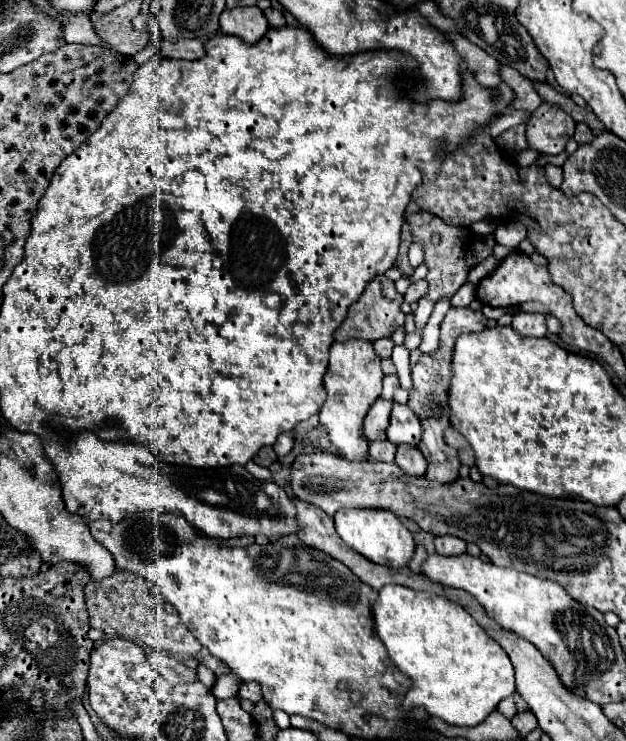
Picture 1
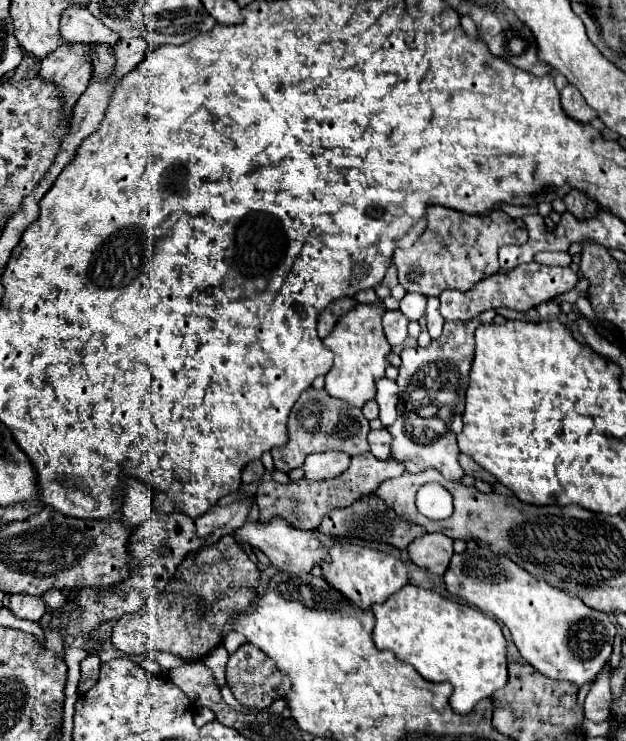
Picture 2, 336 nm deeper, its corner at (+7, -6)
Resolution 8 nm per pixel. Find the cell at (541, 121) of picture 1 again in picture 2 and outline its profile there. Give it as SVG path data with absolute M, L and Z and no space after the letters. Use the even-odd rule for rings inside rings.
M566 86L560 94L562 94L562 108L566 116L580 120L582 124L588 124L592 118L596 118L596 112L584 102L582 94L574 86Z

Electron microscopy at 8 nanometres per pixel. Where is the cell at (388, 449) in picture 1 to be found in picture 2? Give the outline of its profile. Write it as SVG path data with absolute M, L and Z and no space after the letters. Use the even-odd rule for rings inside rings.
M308 388L308 390L304 390L304 394L298 398L298 402L294 404L294 408L290 412L288 444L272 450L274 466L276 466L276 470L290 472L292 468L302 466L308 454L328 452L328 450L344 450L350 456L368 454L370 452L368 438L366 438L368 432L370 432L370 426L360 408L352 408L346 402L328 396L326 390Z

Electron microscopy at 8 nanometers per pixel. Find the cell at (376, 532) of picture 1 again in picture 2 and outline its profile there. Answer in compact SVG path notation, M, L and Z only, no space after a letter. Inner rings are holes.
M332 538L328 546L330 562L322 562L322 576L360 608L370 608L374 602L384 602L408 584L408 568L394 554L354 544L350 538Z

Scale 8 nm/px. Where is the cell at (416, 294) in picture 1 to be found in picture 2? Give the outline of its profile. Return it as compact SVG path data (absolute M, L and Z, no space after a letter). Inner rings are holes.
M406 294L400 300L400 312L408 318L408 320L420 320L424 316L426 310L426 296L420 294Z

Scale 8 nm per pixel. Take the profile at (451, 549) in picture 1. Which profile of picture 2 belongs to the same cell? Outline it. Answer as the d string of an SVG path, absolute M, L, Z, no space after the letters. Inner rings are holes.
M434 532L434 534L424 534L422 538L416 538L408 546L410 558L414 564L428 568L434 574L444 574L448 568L448 562L454 554L452 550L452 538Z

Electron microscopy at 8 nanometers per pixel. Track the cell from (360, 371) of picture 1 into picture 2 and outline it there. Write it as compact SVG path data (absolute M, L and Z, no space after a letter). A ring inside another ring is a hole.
M382 300L374 304L360 304L352 308L348 314L344 314L332 330L332 334L326 340L322 340L334 352L334 366L326 374L326 390L328 394L332 394L332 398L348 402L348 406L362 408L368 400L372 400L376 394L376 380L384 376L384 370L390 364L388 354L392 348L384 338L380 324L384 312L386 308Z

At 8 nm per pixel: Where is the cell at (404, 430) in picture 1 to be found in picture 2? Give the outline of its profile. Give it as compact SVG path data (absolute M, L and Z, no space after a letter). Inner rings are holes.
M380 378L376 382L376 402L380 406L380 420L382 426L388 428L394 420L396 420L396 404L398 404L398 384L388 380L388 378Z

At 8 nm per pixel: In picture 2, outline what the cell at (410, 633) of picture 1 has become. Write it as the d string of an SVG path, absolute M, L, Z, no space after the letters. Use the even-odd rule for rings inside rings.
M412 584L371 610L376 616L372 634L376 648L392 650L398 660L412 664L430 682L450 682L454 688L450 704L456 714L470 714L480 700L506 686L506 638L496 620L480 610Z

